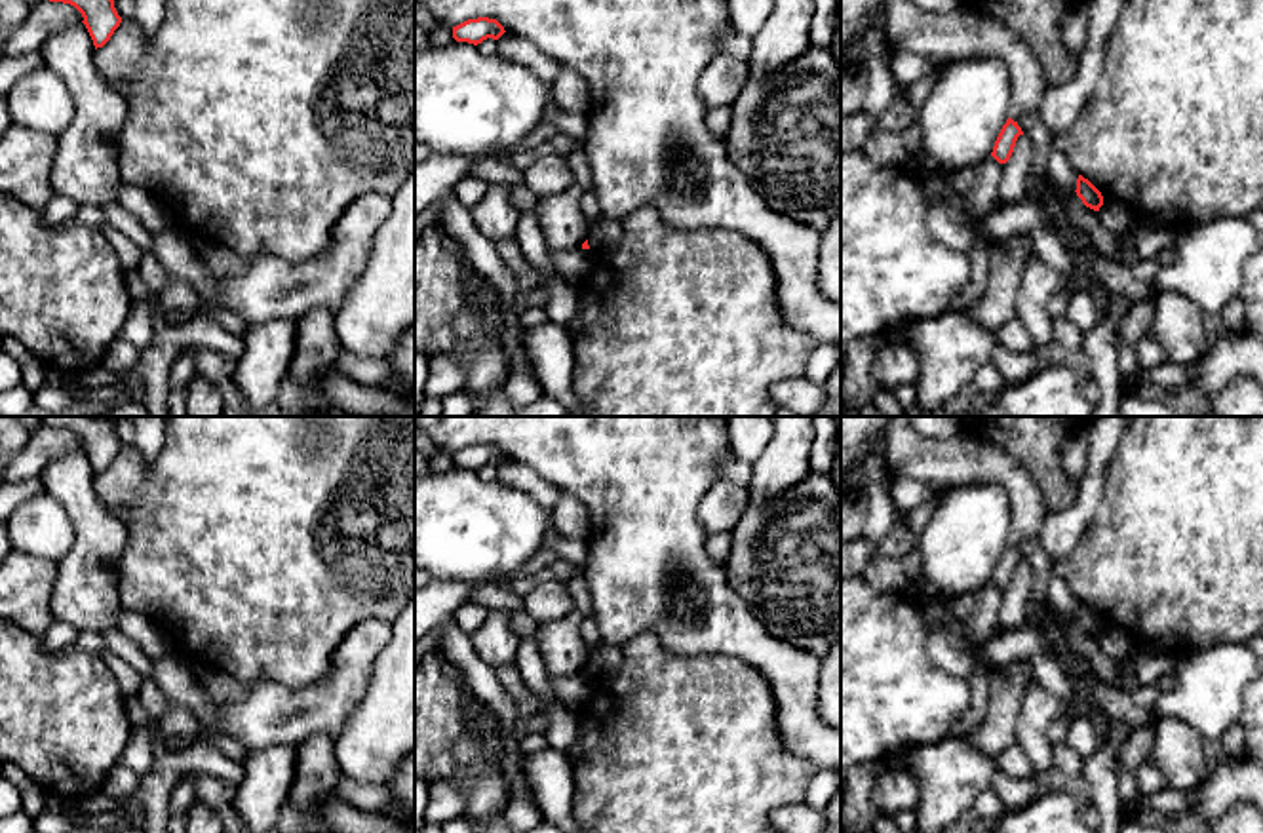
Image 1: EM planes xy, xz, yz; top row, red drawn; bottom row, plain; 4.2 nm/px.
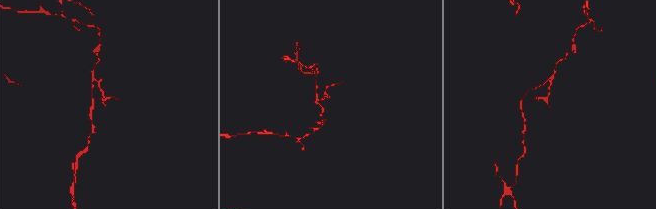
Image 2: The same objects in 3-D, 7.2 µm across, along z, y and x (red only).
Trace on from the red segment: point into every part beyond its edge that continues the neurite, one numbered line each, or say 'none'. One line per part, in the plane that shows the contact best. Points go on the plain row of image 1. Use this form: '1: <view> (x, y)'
none

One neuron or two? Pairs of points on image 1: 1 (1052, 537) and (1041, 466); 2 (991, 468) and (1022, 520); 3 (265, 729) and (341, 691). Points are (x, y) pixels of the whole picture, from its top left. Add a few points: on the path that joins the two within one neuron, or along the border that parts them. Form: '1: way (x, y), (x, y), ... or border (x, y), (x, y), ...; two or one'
1: border (1079, 487), (1068, 506), (1047, 514); two
2: way (1005, 476), (1022, 493), (1022, 506); one
3: way (284, 727), (322, 708); one

